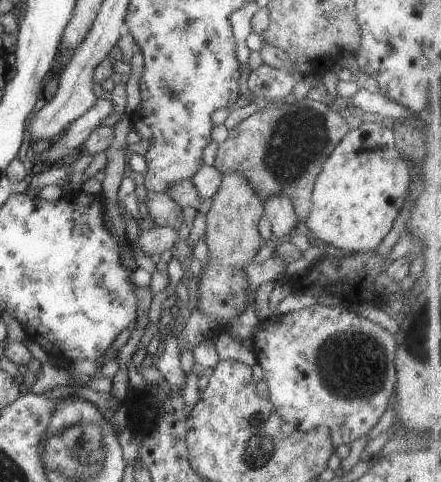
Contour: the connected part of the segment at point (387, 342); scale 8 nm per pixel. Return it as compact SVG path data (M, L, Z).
M315 304L301 310L289 311L287 314L271 316L264 322L259 322L252 341L256 363L262 368L261 379L268 388L267 400L282 421L298 431L324 426L330 430L334 448L339 444L349 445L355 438L365 435L385 412L387 400L396 383L396 340L394 335L377 323L357 316L341 308L339 304Z

